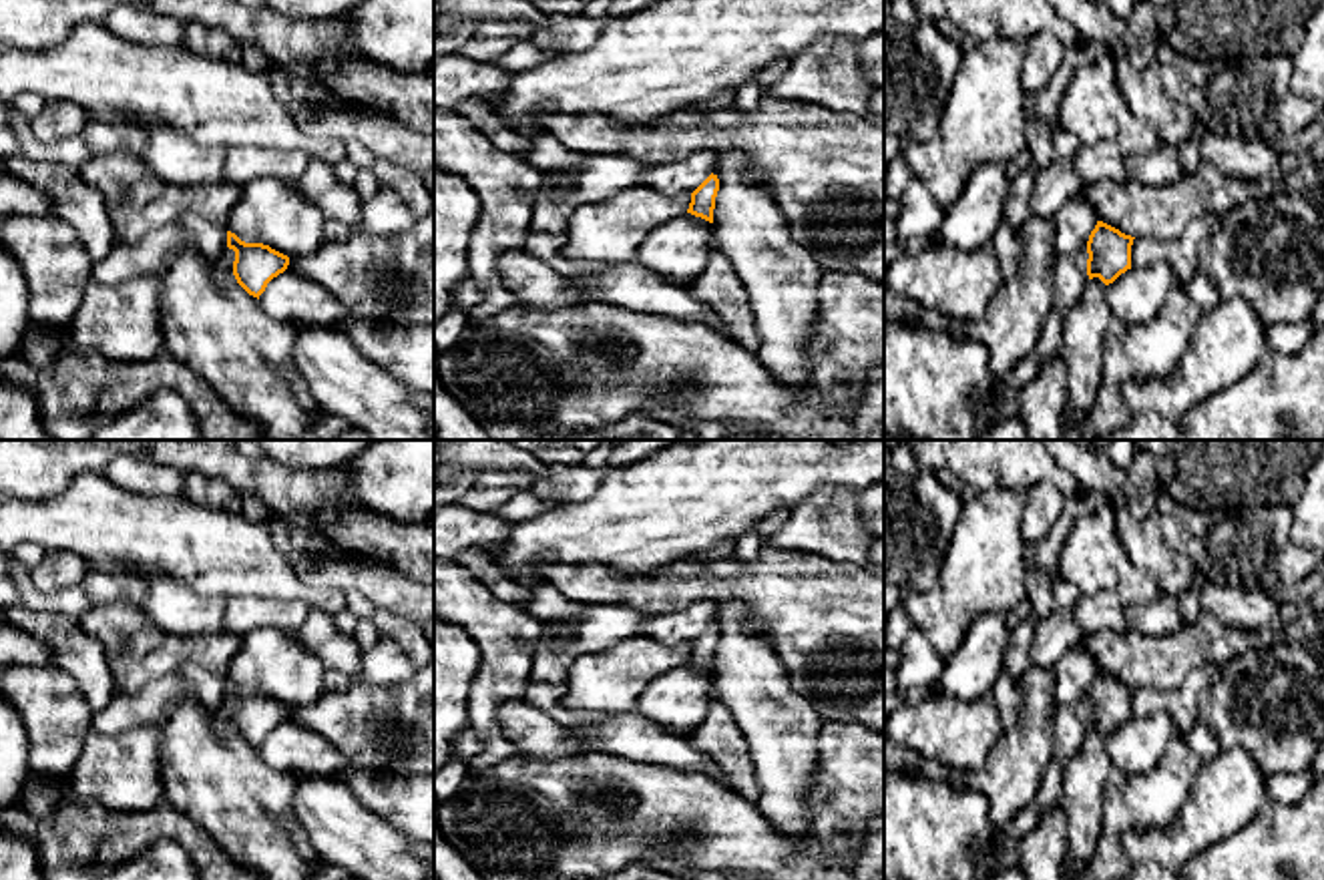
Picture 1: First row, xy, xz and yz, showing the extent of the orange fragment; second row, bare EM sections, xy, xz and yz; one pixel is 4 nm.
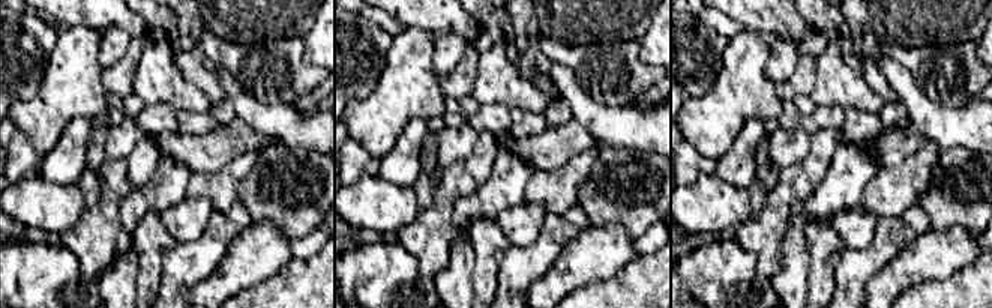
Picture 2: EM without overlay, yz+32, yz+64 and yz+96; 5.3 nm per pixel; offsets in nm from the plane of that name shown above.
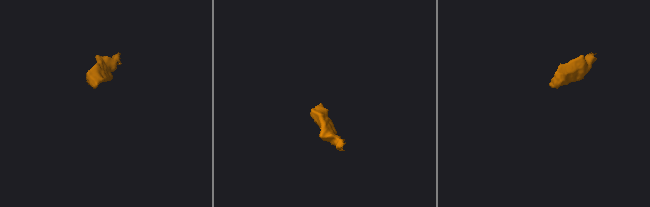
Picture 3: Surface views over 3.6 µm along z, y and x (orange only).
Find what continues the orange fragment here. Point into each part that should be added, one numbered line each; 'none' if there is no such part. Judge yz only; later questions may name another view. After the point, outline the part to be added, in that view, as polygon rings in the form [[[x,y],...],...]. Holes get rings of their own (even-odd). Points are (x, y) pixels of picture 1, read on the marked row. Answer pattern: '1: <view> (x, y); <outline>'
1: yz (1069, 280); [[[1087,247],[1055,259],[1053,305],[1041,329],[1039,346],[1011,374],[999,380],[999,386],[1009,386],[1019,394],[1049,362],[1063,354],[1065,315],[1081,299],[1089,283],[1087,259]]]

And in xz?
1: xz (686, 175); [[[699,151],[679,163],[645,167],[641,185],[653,187],[669,197],[693,193],[713,171],[715,155]]]

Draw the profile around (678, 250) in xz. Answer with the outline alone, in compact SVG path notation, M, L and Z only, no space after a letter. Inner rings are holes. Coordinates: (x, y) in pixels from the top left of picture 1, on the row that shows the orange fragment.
M685 213L647 233L635 263L665 283L695 279L715 251L713 223Z

